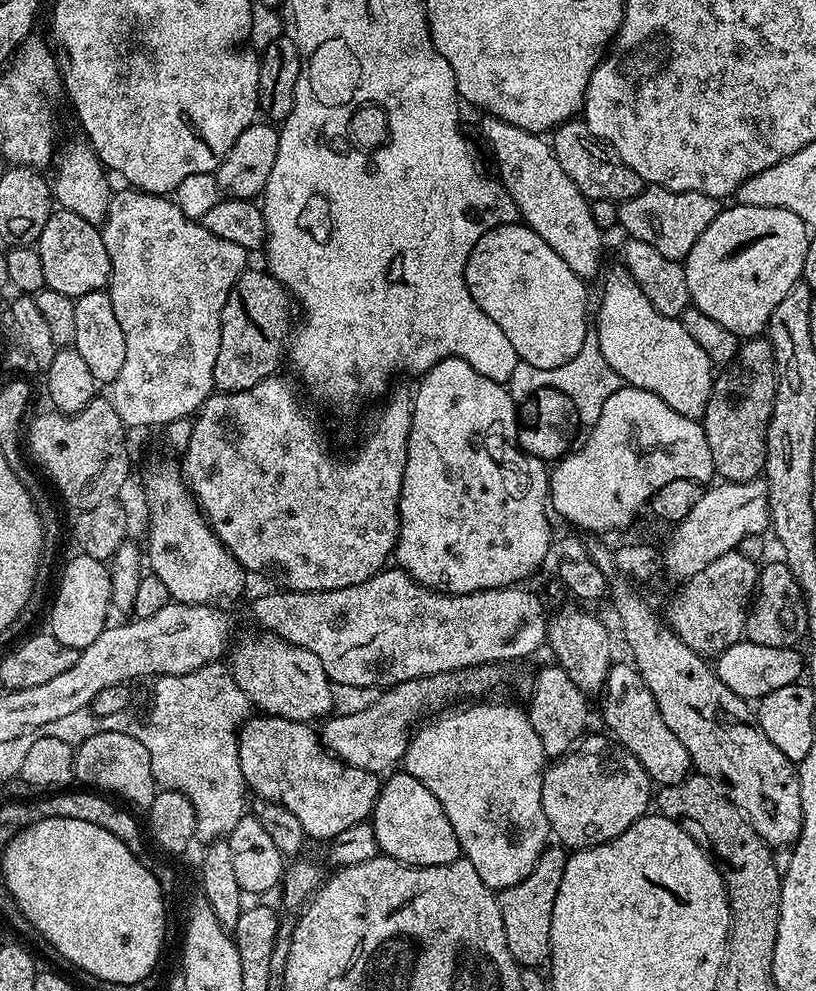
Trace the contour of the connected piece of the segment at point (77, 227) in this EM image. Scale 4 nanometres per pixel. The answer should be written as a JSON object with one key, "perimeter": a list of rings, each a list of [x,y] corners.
{"perimeter":[[[60,208],[53,211],[52,217],[42,226],[42,234],[35,245],[38,258],[42,258],[42,274],[46,287],[58,290],[58,294],[70,297],[102,292],[112,279],[110,254],[106,254],[103,231],[84,218]]]}

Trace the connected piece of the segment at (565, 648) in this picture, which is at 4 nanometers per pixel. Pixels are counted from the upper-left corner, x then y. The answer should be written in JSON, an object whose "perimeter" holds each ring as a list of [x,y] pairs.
{"perimeter":[[[560,608],[551,613],[548,622],[547,647],[552,647],[555,663],[560,665],[566,674],[570,674],[574,686],[585,694],[603,693],[604,683],[611,670],[614,657],[612,657],[612,636],[608,628],[592,612],[583,612],[580,608]]]}

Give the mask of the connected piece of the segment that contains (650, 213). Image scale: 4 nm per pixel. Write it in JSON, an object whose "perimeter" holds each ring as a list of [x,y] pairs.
{"perimeter":[[[655,186],[645,187],[634,198],[623,201],[619,205],[619,227],[628,231],[627,235],[634,240],[646,242],[654,246],[662,258],[684,261],[694,250],[694,242],[702,238],[706,226],[714,222],[714,218],[720,212],[721,201],[706,194],[697,192],[675,192]]]}

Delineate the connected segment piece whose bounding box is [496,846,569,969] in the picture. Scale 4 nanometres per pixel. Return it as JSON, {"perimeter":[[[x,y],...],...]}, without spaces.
{"perimeter":[[[560,846],[545,848],[540,861],[518,882],[509,888],[499,889],[496,901],[502,910],[502,926],[506,930],[506,946],[510,946],[510,954],[516,959],[521,969],[541,967],[540,963],[547,961],[550,956],[550,918],[554,914],[554,898],[558,894],[558,885],[562,882],[562,870],[566,870],[569,853]]]}

